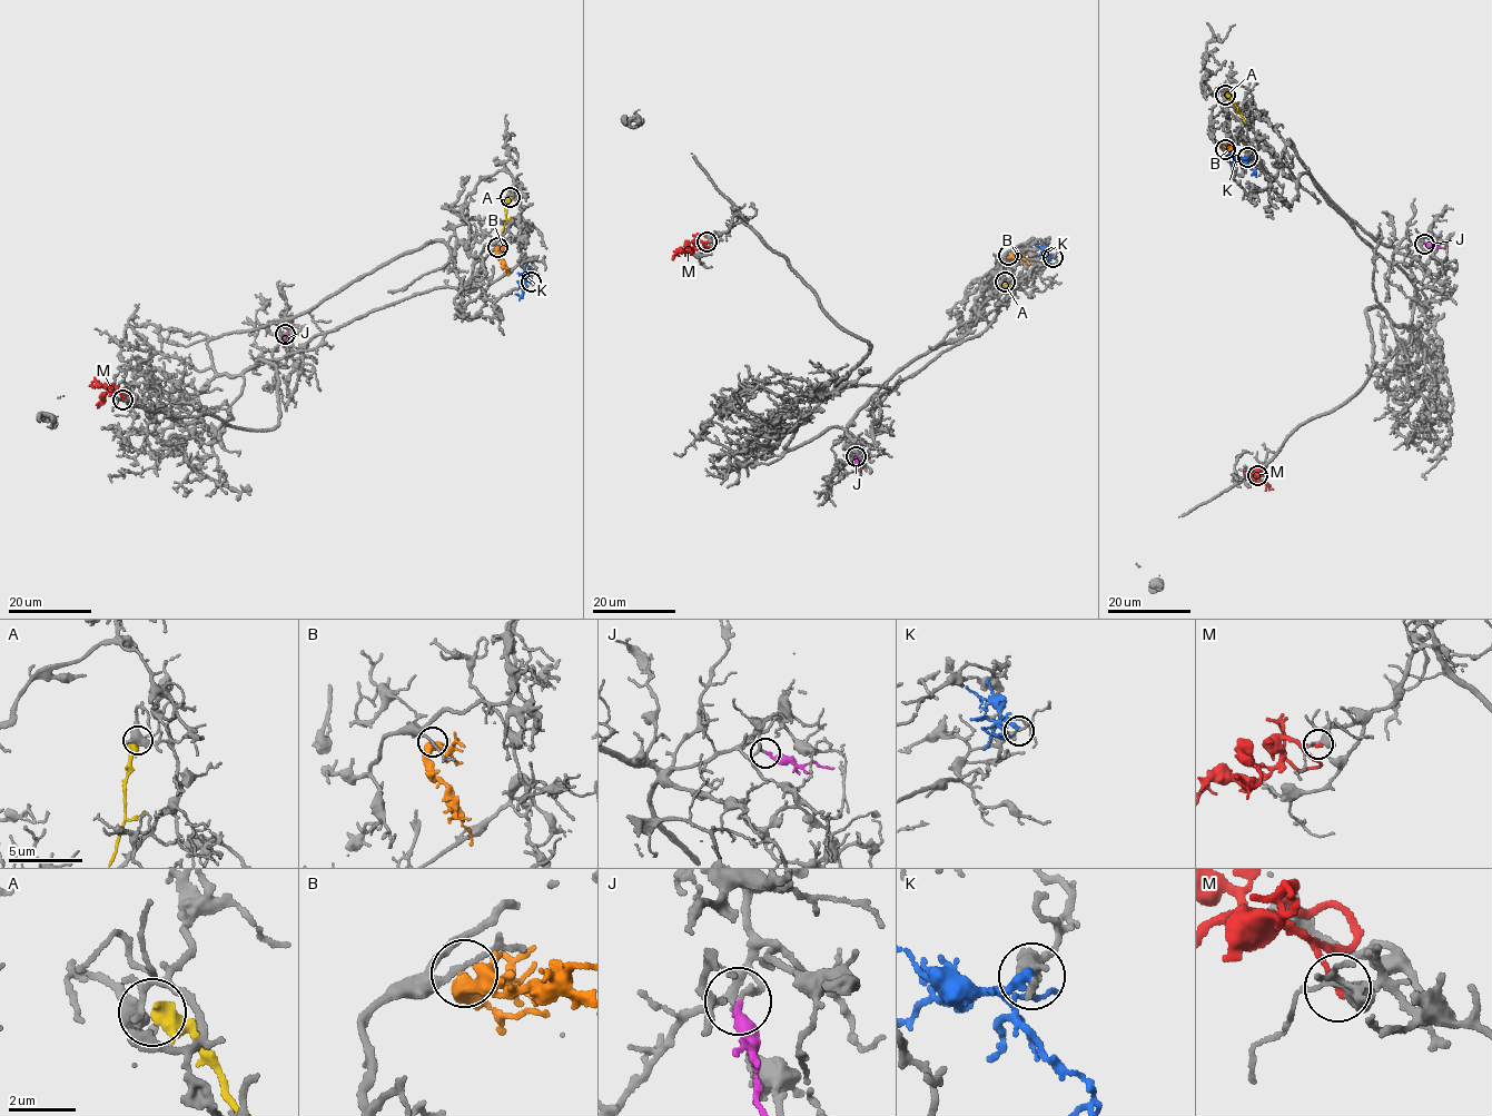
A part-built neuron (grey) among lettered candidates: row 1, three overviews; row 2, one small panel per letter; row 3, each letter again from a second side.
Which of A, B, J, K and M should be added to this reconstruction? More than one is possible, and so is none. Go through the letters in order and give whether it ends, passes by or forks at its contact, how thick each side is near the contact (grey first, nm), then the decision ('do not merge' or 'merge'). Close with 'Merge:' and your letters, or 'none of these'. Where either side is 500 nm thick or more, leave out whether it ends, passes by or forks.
A: 400/550 nm | do not merge
B: it forks | 160/320 nm | do not merge
J: it ends | 180/240 nm | merge
K: it ends | 360/320 nm | do not merge
M: it ends | 300/240 nm | do not merge
Merge: J

